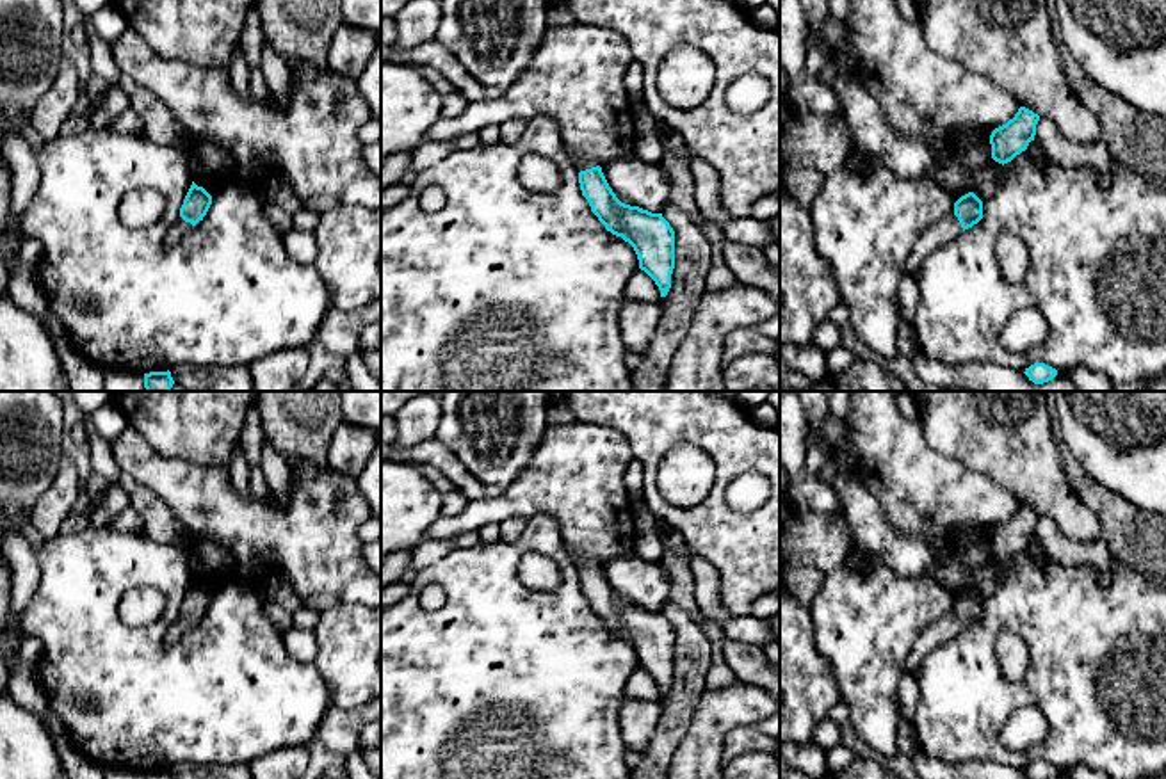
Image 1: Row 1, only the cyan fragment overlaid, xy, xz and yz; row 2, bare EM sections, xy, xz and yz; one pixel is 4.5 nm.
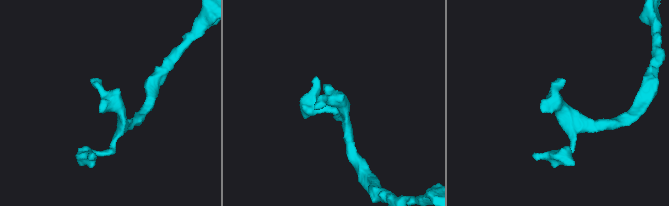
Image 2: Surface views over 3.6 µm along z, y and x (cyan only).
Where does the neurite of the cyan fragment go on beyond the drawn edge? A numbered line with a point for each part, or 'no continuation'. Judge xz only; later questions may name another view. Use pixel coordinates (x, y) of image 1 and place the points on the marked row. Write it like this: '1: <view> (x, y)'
1: xz (579, 162)

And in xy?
1: xy (177, 232)

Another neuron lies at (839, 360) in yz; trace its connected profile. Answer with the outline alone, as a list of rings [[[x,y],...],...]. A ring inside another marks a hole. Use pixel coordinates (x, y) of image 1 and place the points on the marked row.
[[[835,347],[826,352],[826,368],[828,373],[838,375],[846,372],[853,363],[853,354],[844,347]]]

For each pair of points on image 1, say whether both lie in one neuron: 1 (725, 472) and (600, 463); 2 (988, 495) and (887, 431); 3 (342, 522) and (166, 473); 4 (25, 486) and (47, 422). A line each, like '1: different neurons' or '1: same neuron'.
1: different neurons
2: same neuron
3: same neuron
4: same neuron

